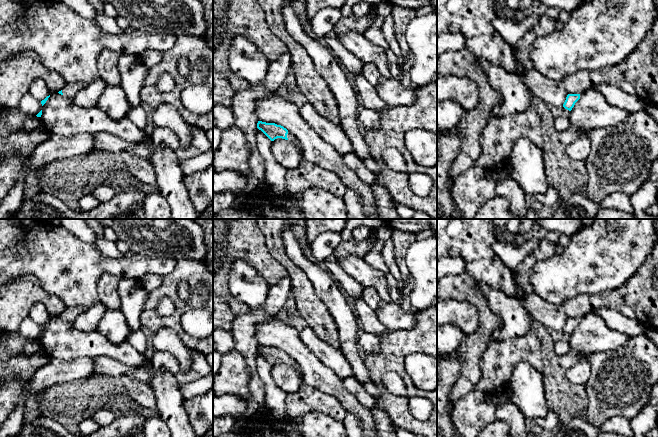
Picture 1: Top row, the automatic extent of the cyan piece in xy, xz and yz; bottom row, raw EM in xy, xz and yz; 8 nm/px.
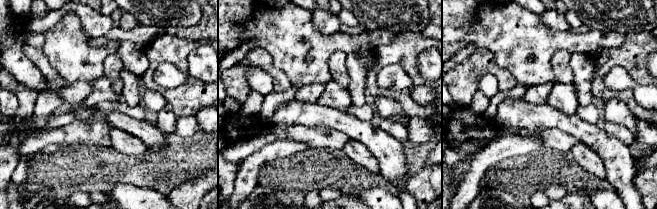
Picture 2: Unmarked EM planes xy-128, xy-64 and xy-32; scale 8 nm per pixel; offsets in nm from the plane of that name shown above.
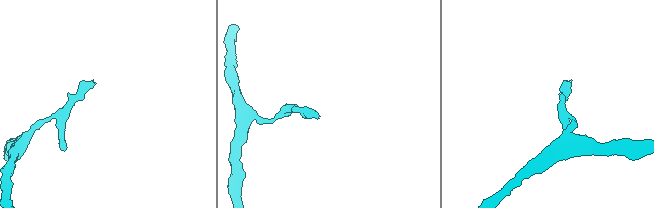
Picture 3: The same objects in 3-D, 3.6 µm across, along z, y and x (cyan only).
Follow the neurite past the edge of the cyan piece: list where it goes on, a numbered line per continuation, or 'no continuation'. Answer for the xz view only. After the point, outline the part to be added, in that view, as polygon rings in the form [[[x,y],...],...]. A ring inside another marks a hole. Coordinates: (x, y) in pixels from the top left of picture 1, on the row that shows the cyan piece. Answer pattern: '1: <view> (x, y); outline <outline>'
1: xz (292, 138); outline [[[289,131],[287,134],[287,138],[288,138],[288,140],[290,140],[294,144],[296,144],[298,146],[298,148],[302,151],[302,147],[301,147],[299,140],[294,135],[292,135]]]

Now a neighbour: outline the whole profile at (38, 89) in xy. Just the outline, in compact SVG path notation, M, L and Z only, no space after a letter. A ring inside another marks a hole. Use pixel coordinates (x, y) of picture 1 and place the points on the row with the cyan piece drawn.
M35 79L29 87L28 94L41 102L51 93L42 79Z

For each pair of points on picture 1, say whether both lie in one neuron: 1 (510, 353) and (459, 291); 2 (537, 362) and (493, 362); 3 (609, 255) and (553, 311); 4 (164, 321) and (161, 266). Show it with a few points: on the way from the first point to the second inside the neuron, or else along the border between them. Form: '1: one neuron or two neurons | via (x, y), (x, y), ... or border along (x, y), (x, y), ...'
1: two neurons | border along (489, 340), (481, 356), (480, 363)
2: one neuron | via (526, 356), (504, 356)
3: two neurons | border along (538, 294), (549, 302), (561, 305)
4: two neurons | border along (177, 260), (174, 268), (163, 276)

